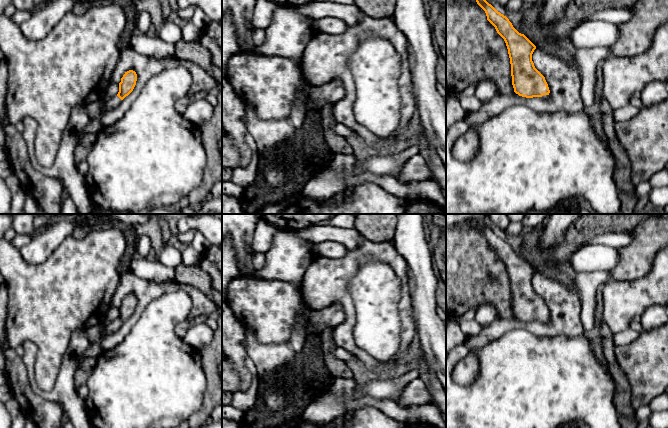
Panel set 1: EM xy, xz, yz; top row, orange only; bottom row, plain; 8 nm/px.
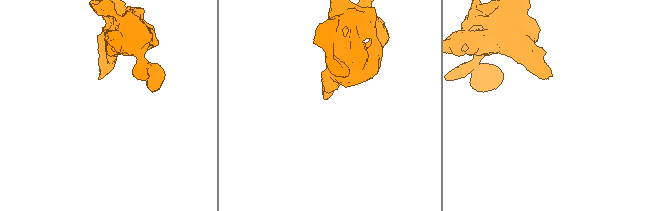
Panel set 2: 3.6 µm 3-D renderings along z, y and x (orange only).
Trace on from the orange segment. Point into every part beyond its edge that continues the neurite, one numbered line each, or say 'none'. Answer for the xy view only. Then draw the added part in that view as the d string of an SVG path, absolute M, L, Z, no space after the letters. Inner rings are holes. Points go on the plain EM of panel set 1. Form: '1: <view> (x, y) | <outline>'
1: xy (105, 329) | M115 320L110 324L102 324L99 326L99 328L103 335L108 335L108 334L112 334L117 329L119 329L121 325L122 324L118 320Z

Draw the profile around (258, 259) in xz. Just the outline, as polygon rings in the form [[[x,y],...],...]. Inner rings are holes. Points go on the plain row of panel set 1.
[[[253,252],[252,265],[255,271],[264,268],[266,263],[265,253]]]

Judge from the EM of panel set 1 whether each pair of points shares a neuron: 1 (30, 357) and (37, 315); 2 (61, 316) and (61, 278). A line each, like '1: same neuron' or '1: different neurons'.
1: different neurons
2: same neuron

